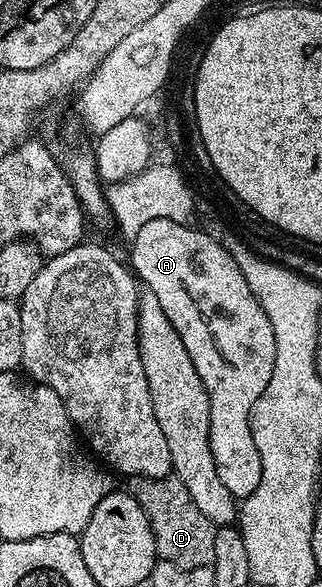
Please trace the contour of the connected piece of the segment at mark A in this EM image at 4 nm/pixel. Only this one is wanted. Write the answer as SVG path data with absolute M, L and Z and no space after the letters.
M155 218L155 222L147 222L147 226L135 234L130 248L133 249L129 252L128 263L134 277L148 292L155 294L155 298L159 298L163 314L171 318L171 326L175 326L179 338L183 338L183 346L187 346L187 354L191 354L191 362L195 362L199 378L203 378L203 386L211 402L209 441L217 473L223 486L231 490L234 500L243 501L255 494L255 486L259 486L261 477L261 459L249 415L259 394L263 394L263 390L267 390L267 382L271 382L271 370L275 370L275 330L271 330L271 318L267 318L257 296L251 294L245 272L239 270L232 254L200 227Z

